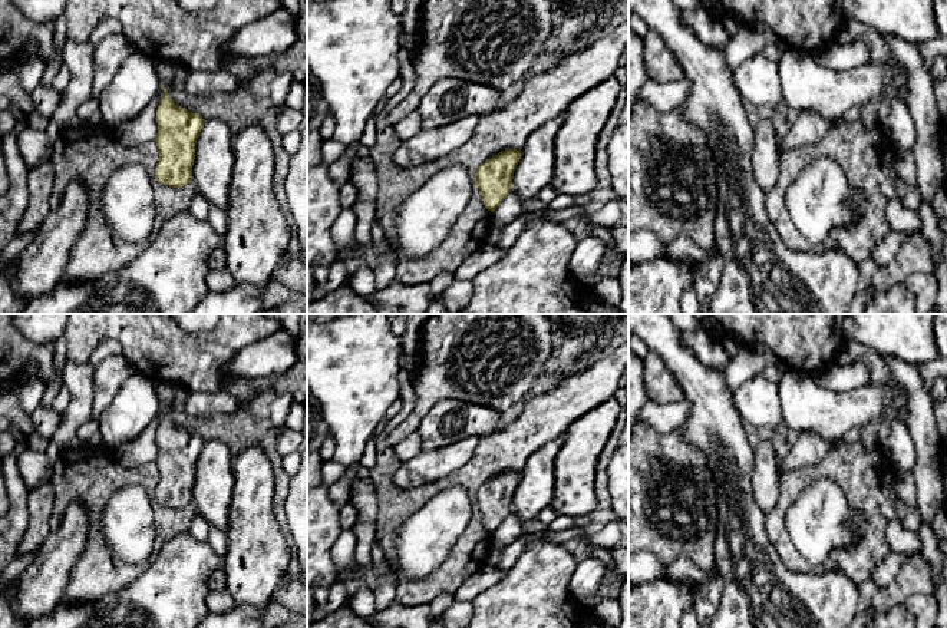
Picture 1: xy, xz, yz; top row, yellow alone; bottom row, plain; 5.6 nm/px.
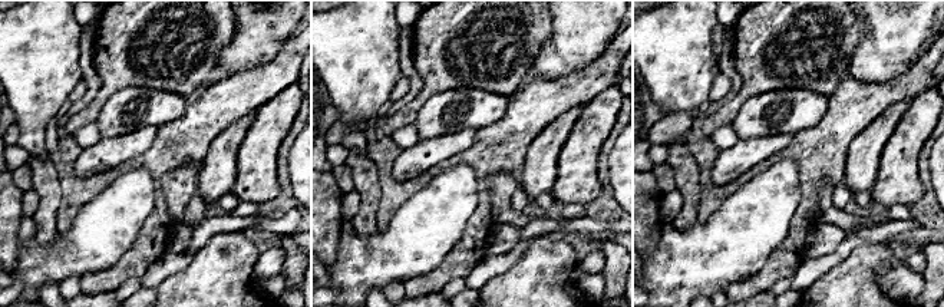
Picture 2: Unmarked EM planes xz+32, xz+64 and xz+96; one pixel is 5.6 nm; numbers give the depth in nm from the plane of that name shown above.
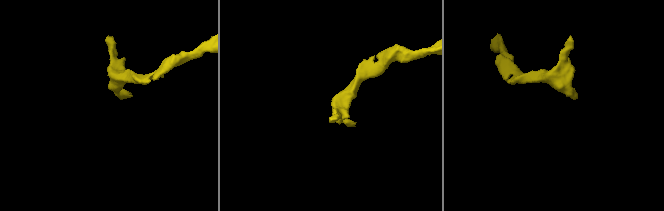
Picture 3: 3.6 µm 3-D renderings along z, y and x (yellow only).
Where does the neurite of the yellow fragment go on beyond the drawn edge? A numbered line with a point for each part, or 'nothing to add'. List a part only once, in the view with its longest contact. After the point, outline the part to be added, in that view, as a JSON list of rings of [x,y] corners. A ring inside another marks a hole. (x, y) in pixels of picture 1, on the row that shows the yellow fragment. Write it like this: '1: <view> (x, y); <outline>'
nothing to add

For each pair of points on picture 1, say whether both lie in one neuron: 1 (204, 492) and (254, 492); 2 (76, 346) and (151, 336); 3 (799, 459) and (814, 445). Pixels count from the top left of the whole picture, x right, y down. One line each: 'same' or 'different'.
1: different
2: same
3: same

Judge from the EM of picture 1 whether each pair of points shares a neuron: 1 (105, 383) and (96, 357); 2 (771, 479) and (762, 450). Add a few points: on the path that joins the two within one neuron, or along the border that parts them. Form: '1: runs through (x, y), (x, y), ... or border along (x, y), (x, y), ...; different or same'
1: border along (122, 353), (105, 357), (95, 367); different
2: runs through (766, 472), (764, 458); same

